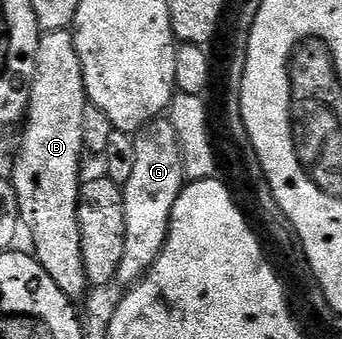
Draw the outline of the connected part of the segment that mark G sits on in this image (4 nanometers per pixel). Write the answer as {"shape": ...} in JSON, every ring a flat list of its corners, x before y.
{"shape":[[153,120,134,134,134,138,137,156,133,176,121,186,125,203,125,255,121,257,117,281,123,287,142,281,157,263,169,235,173,203,177,203,185,184,181,143,171,120]]}

